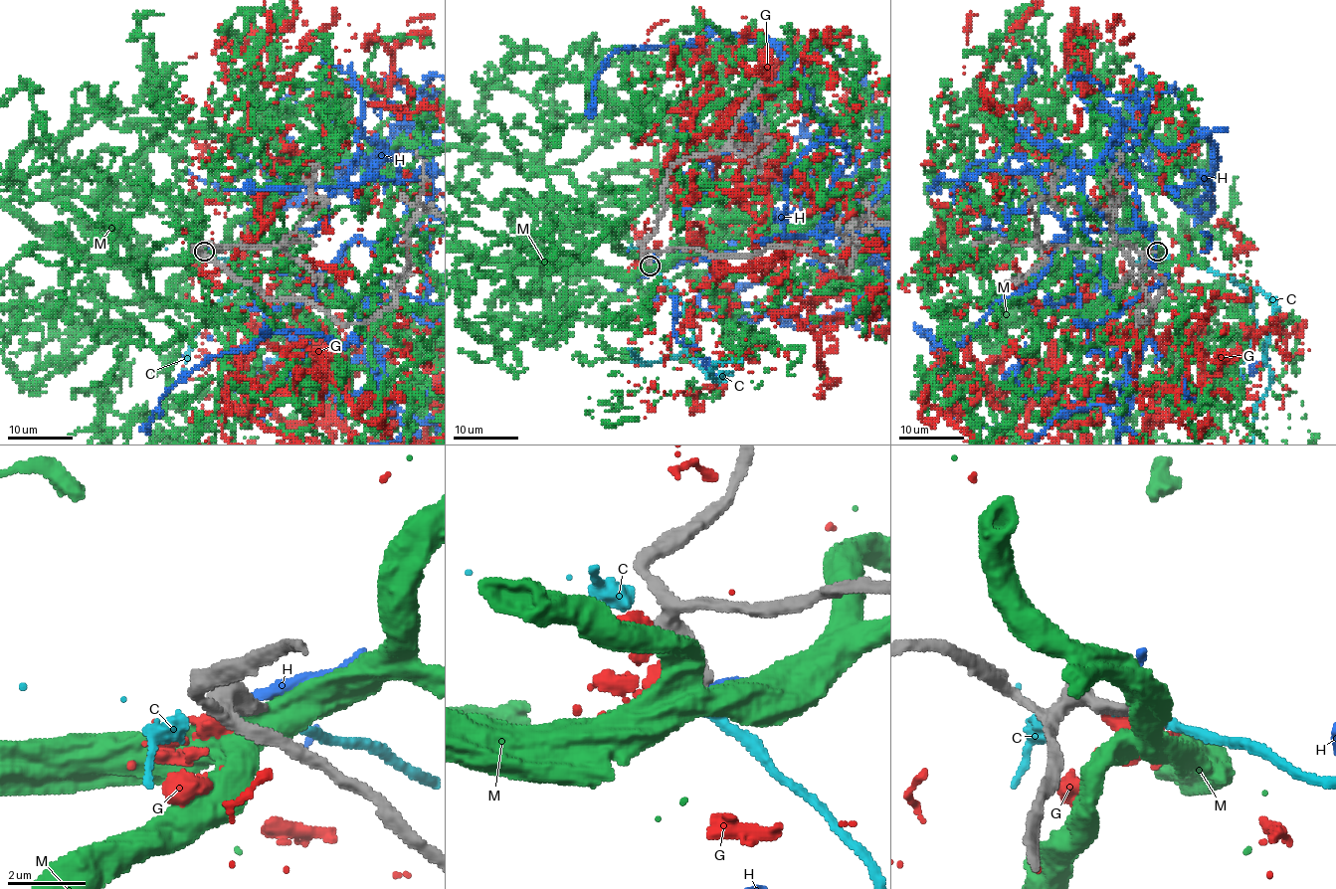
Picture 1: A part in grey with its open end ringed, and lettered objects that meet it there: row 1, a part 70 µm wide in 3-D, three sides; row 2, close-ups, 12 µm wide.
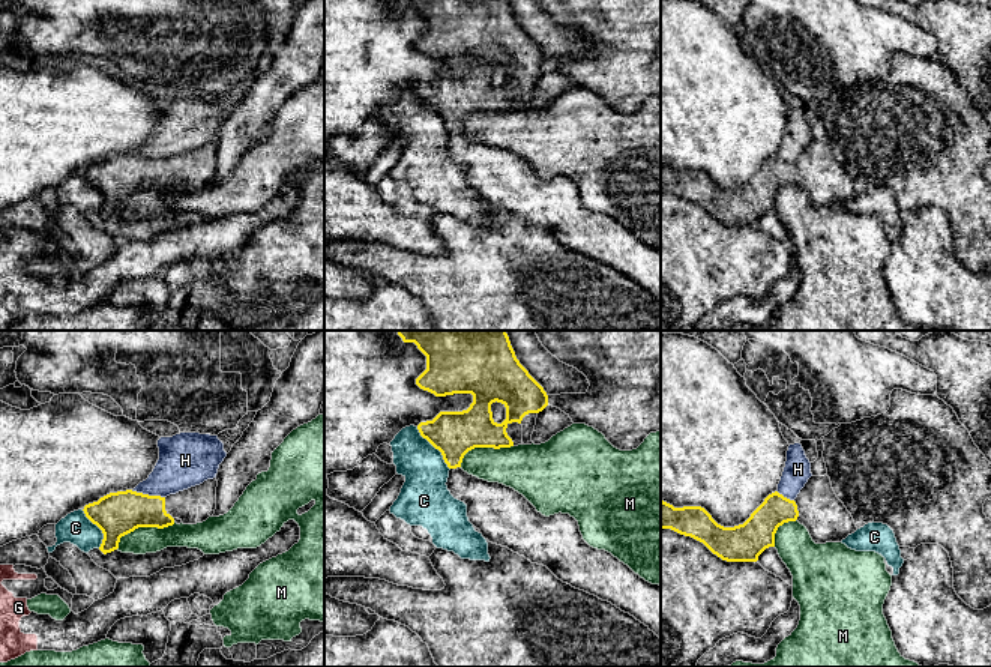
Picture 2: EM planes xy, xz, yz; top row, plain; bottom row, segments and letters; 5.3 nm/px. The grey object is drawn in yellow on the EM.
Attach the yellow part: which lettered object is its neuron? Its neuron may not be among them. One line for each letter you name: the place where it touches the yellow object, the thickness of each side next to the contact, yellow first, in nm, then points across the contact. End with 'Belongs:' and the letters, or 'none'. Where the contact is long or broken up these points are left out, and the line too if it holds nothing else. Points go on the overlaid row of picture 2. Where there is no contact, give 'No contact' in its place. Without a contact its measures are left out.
Belongs: none

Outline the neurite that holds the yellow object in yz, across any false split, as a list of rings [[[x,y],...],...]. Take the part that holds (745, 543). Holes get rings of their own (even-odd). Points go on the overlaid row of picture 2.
[[[827,475],[811,476],[794,500],[784,497],[778,491],[769,494],[743,524],[734,527],[718,524],[701,506],[674,508],[661,500],[661,529],[671,529],[691,536],[727,562],[757,562],[766,548],[775,547],[778,527],[796,520],[808,529],[815,544],[841,542],[857,530],[851,514],[836,497]]]

